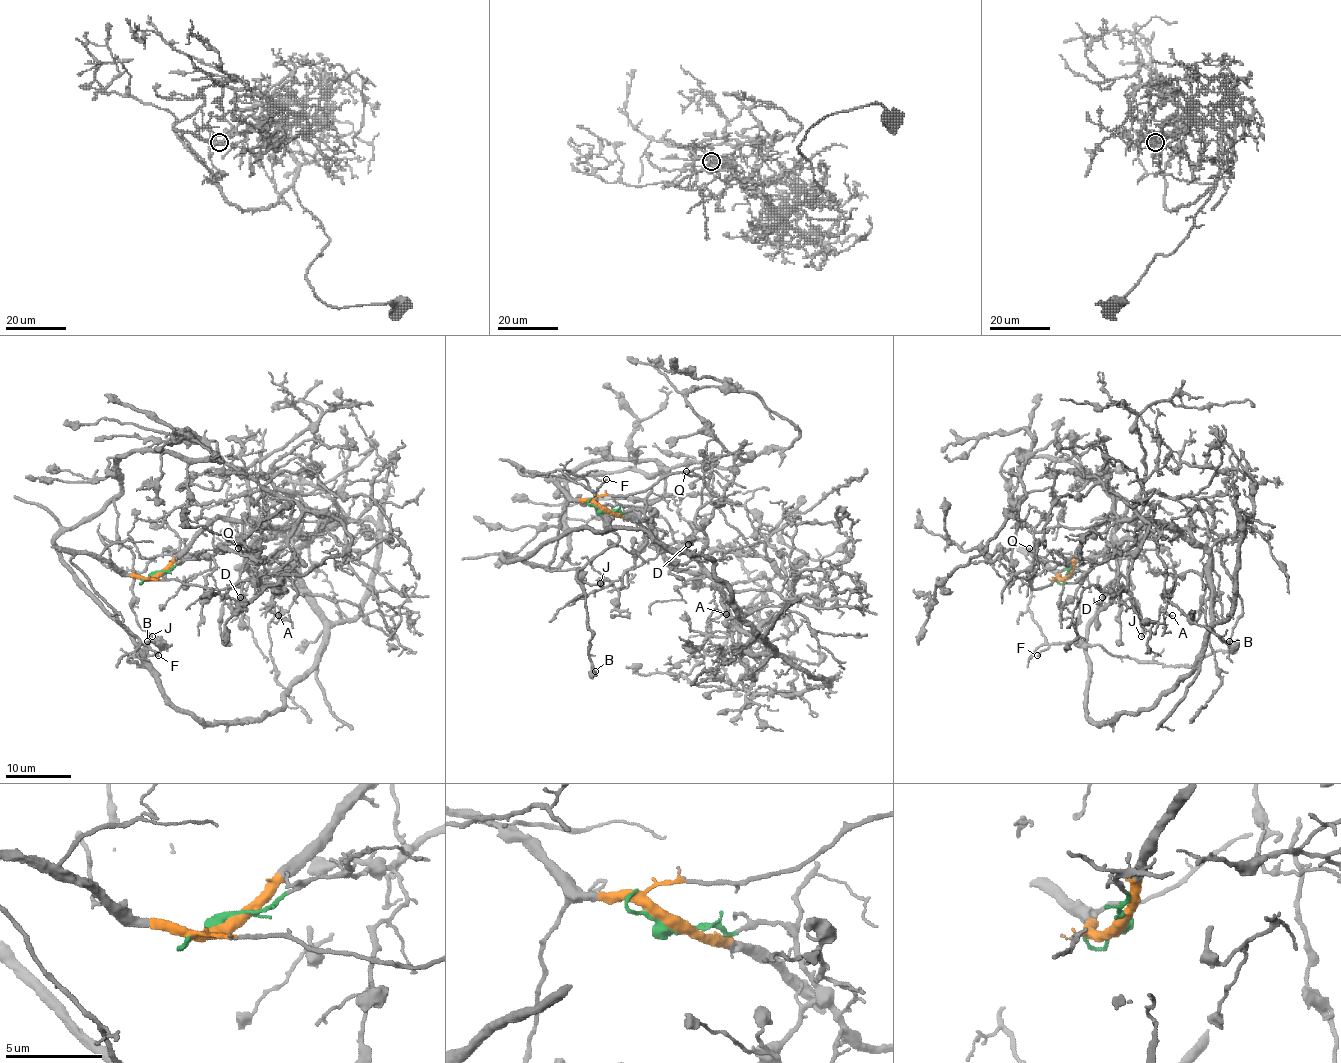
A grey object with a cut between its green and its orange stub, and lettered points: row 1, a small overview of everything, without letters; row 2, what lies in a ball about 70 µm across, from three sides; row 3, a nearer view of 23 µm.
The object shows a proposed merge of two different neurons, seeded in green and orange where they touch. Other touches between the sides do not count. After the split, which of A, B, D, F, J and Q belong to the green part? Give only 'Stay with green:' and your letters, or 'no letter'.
Stay with green: A, D

